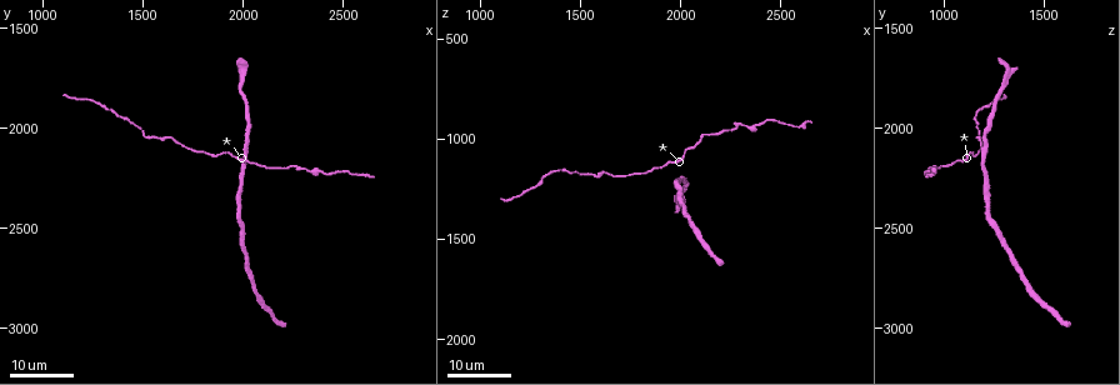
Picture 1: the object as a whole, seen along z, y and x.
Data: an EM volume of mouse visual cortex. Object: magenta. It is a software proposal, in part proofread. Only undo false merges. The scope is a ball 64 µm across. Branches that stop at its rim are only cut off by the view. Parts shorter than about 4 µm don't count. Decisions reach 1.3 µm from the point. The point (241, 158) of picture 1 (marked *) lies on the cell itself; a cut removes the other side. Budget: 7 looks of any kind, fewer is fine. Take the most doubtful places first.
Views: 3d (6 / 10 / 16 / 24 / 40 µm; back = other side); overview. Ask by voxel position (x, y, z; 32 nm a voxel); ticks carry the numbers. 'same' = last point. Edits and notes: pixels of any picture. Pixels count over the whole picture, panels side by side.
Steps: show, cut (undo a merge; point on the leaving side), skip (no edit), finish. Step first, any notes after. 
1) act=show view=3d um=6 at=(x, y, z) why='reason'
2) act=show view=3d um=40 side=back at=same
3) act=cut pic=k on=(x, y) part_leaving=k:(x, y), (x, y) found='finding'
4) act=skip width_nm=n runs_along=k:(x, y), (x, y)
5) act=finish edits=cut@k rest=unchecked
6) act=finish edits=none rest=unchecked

act=show view=3d um=24 at=(1630, 2050, 1180) why='sudden change in width'

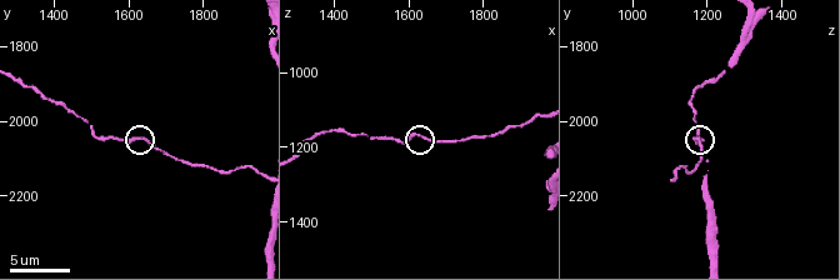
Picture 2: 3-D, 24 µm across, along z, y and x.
act=show view=3d um=10 at=(1640, 2050, 1170)

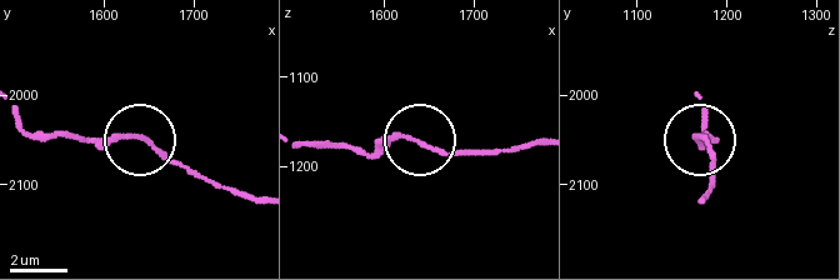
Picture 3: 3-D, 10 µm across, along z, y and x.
act=skip runs_along=3:(534, 141), (455, 155), (413, 141), (369, 155), (329, 149) found='one cell here'

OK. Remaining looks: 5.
act=show view=3d um=16 at=(2310, 2220, 940) why='sudden change in width'

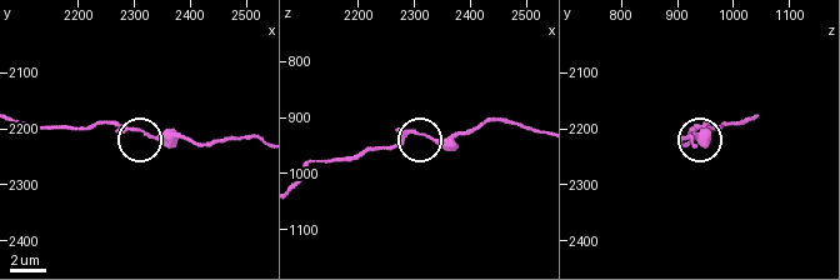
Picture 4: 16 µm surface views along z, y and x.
act=show view=3d um=6 at=(2320, 2205, 940)

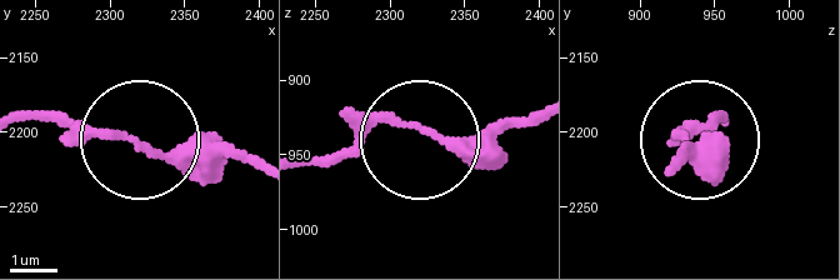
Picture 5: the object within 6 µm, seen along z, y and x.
act=skip found='one cell here'

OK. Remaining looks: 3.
act=show view=3d um=24 at=(2000, 2160, 1210)

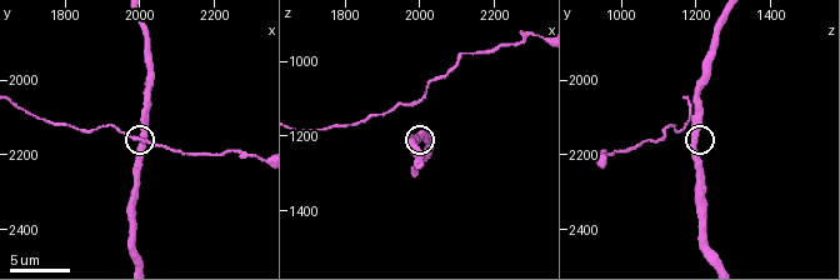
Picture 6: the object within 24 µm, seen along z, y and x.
act=show view=3d um=10 at=(2010, 2150, 1210)

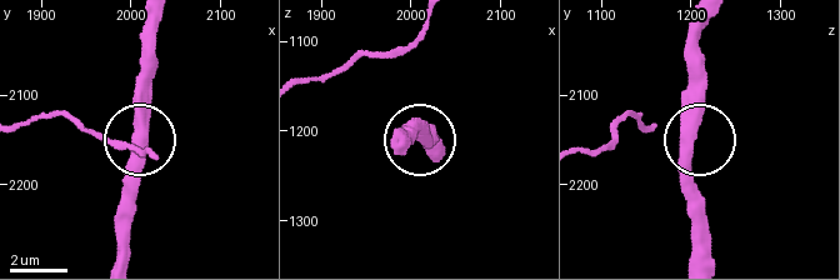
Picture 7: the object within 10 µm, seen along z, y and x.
act=skip side_arm_um=18 found='continuous, no second cell'

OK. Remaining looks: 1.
act=finish edits=none rest=unchecked

